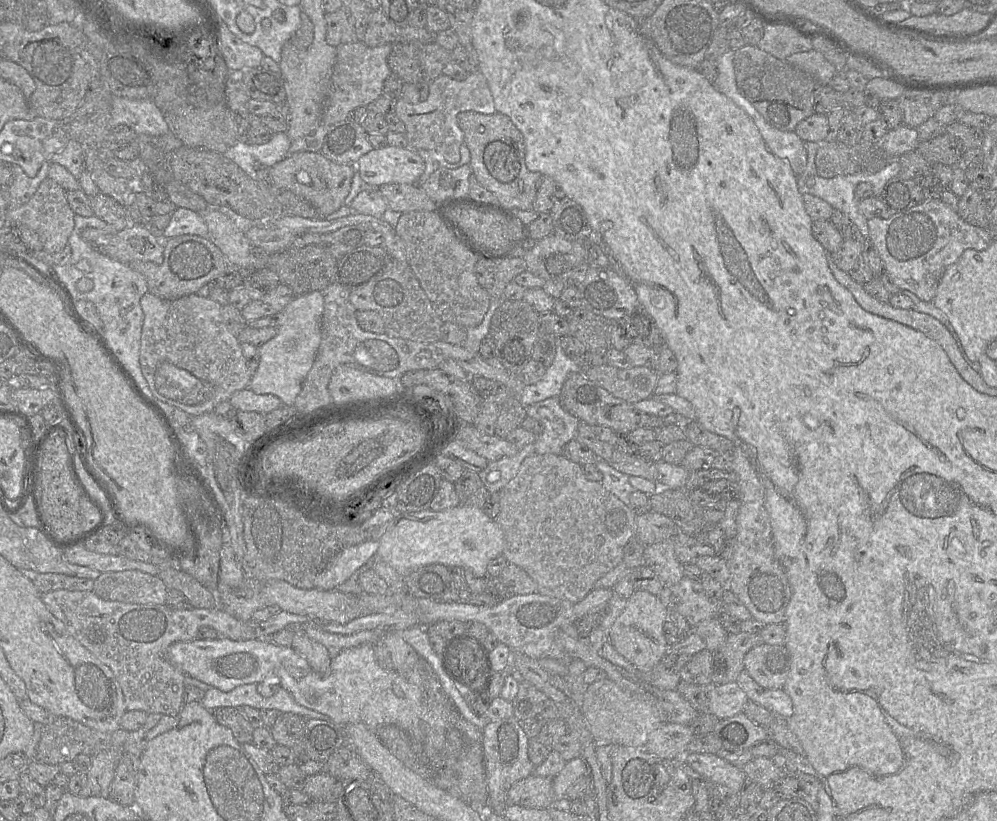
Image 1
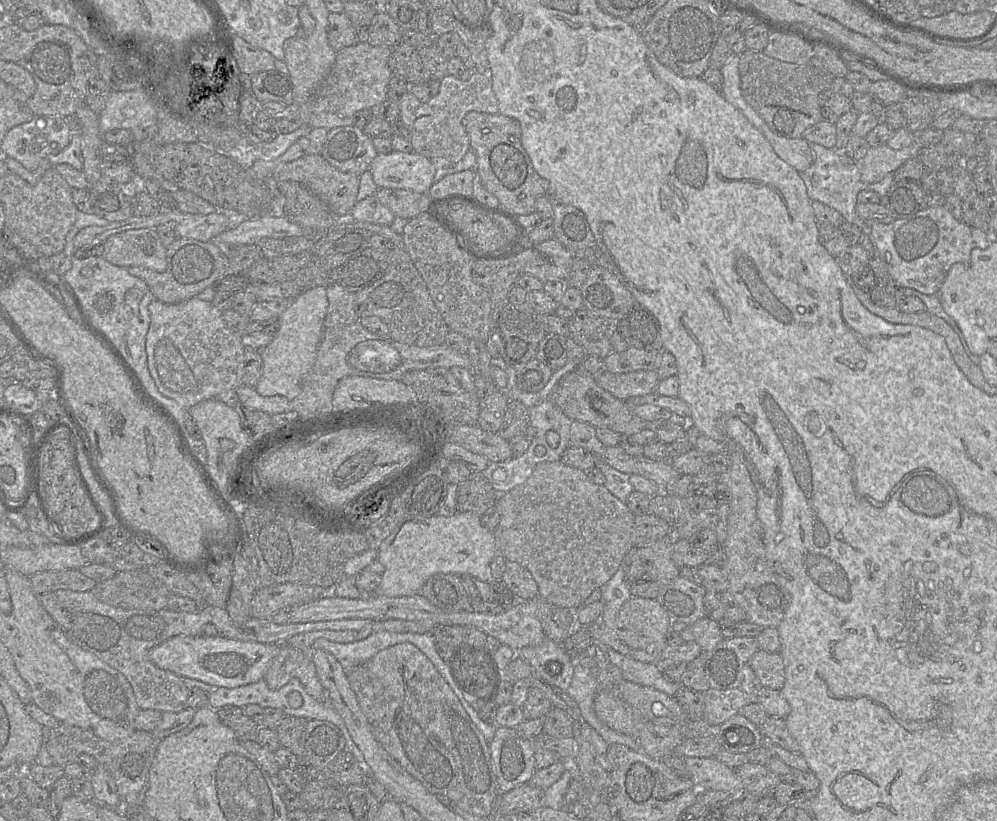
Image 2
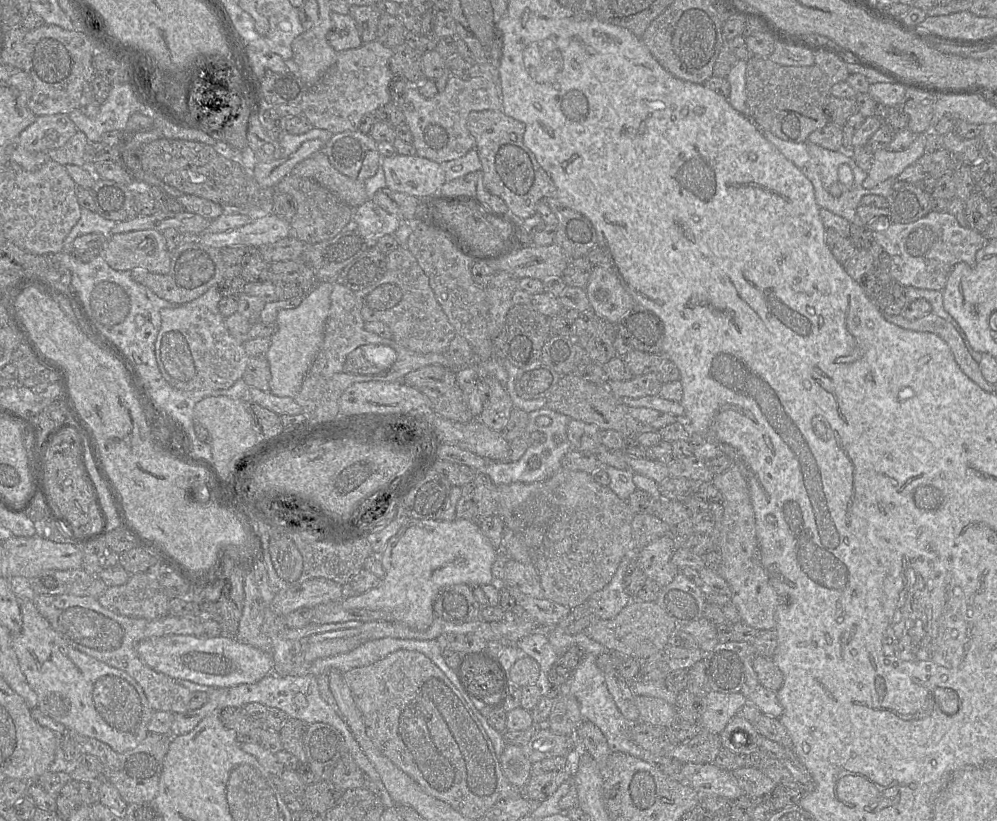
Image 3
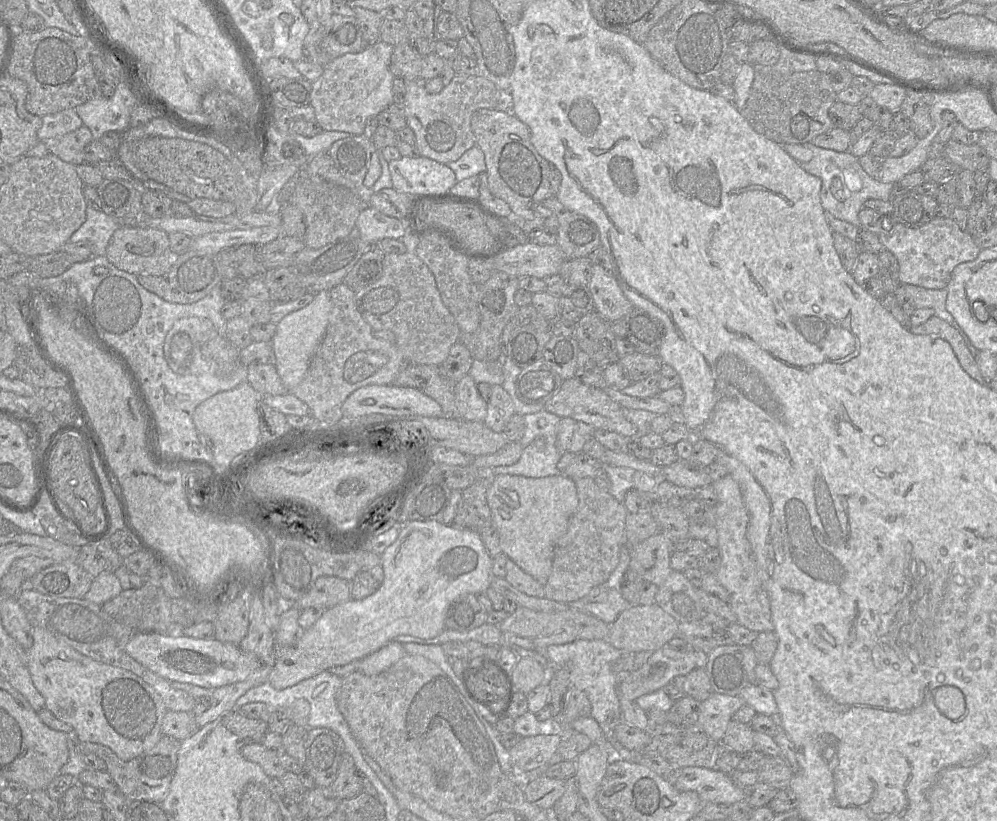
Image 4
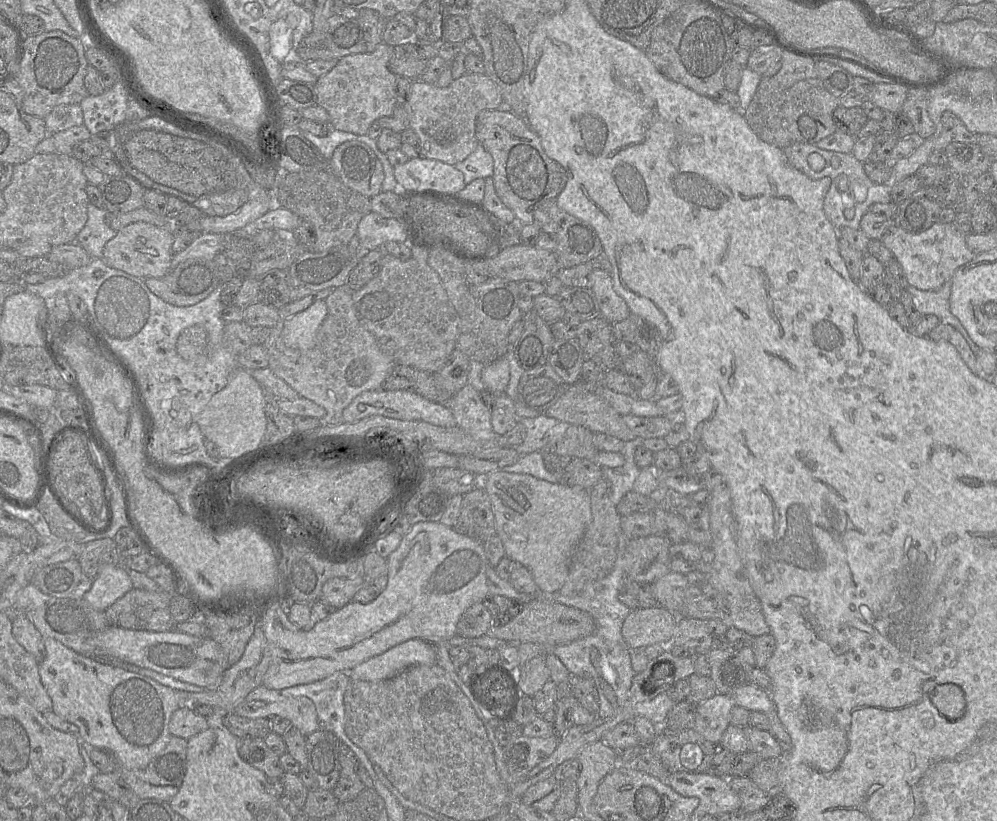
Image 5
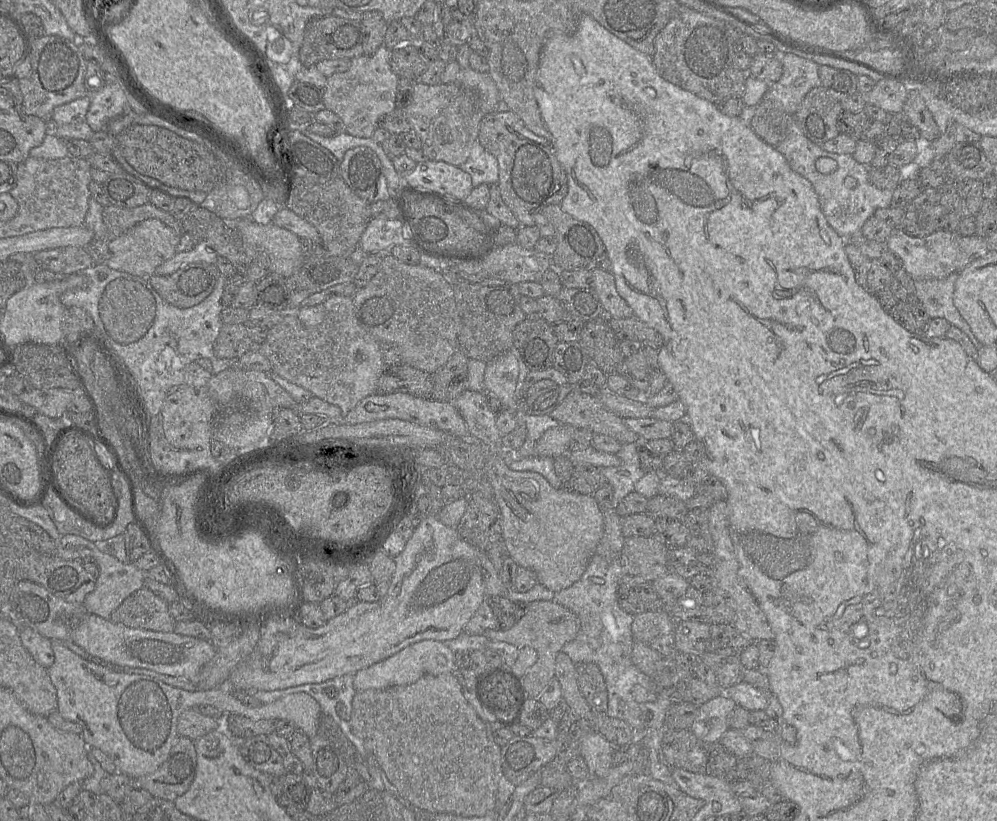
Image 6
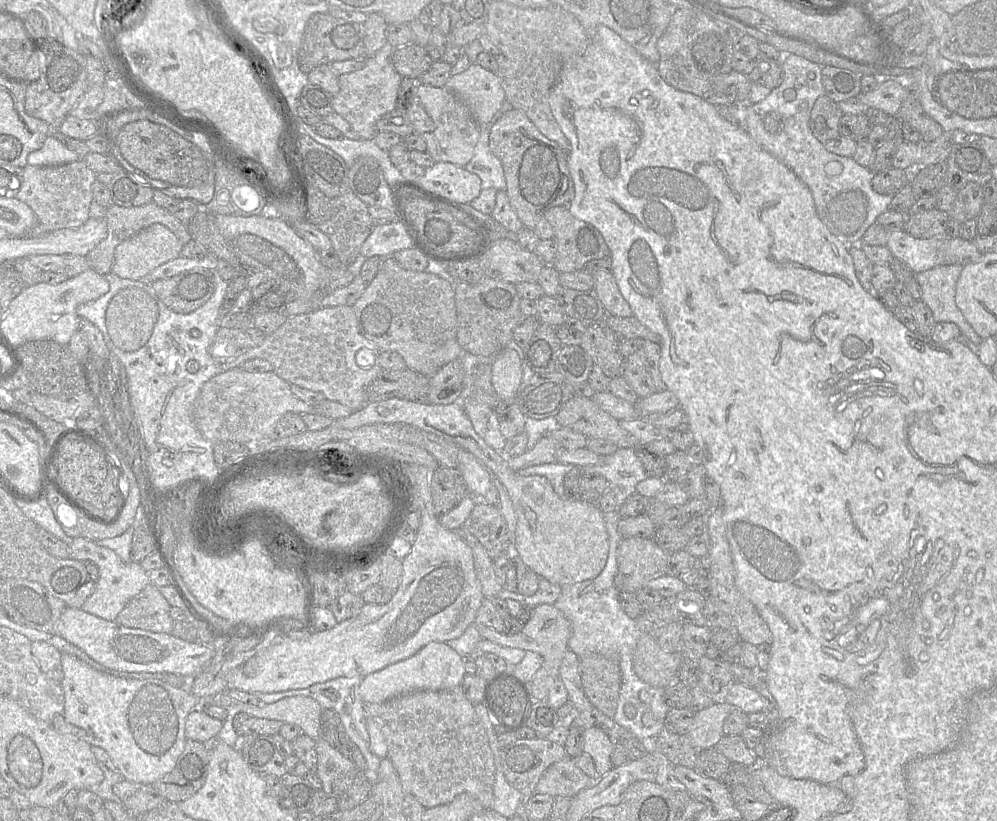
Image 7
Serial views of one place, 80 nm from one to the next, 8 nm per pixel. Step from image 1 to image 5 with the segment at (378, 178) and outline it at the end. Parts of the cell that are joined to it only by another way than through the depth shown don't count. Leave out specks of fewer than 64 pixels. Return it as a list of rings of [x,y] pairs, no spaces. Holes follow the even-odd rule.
[[[411,158],[406,163],[393,166],[399,190],[435,189],[457,194],[466,186],[461,171],[435,159]]]

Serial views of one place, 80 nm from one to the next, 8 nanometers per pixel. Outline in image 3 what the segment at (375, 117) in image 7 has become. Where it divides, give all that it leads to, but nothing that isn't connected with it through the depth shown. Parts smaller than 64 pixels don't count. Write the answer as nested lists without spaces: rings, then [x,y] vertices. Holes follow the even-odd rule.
[[[376,40],[337,53],[336,62],[315,85],[309,87],[299,104],[302,115],[313,128],[328,130],[333,134],[359,130],[365,115],[374,114],[391,101],[389,84],[394,75],[390,71],[389,62],[392,54],[392,48]]]

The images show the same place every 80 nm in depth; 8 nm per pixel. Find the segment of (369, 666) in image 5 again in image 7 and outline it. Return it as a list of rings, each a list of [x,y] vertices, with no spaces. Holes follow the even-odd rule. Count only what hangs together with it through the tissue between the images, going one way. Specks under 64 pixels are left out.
[[[430,642],[412,656],[364,676],[359,686],[359,694],[363,703],[381,703],[415,691],[438,691],[459,687],[465,674],[460,655],[445,642]]]

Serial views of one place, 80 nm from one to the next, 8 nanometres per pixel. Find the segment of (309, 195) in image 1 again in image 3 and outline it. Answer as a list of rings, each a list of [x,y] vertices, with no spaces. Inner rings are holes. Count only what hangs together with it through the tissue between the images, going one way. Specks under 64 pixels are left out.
[[[323,151],[300,162],[290,174],[318,182],[354,209],[368,201],[364,182],[336,170]]]

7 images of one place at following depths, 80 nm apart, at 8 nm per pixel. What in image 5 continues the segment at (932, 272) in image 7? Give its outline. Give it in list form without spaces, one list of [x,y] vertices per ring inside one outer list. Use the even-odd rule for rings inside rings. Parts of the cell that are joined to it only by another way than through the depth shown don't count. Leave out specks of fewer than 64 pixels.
[[[951,280],[937,290],[920,290],[912,286],[908,286],[906,290],[923,316],[933,314],[940,323],[951,325],[963,335],[972,352],[980,352],[981,349],[971,340],[963,325],[950,311]]]

